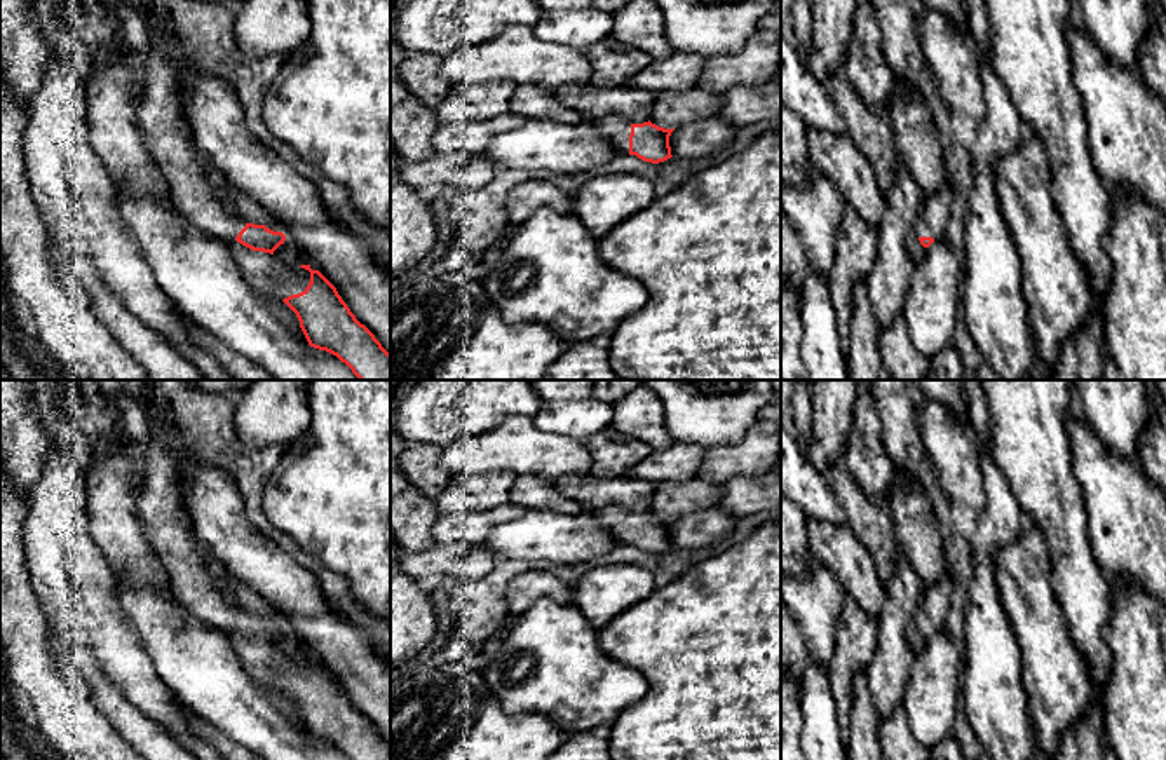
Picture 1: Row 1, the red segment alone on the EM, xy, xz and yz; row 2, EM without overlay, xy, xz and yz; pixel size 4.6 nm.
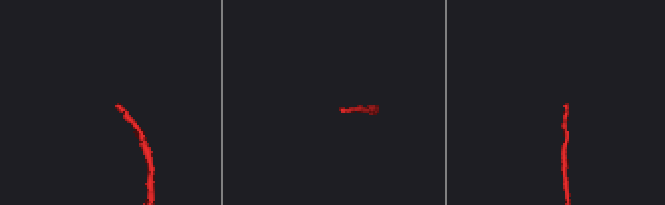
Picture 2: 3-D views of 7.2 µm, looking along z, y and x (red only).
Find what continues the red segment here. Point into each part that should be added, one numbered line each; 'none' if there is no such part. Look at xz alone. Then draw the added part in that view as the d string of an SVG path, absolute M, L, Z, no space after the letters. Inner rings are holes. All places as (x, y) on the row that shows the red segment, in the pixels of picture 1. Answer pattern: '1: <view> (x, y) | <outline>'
1: xz (616, 129) | M607 115L589 122L612 141L619 155L629 155L631 122L622 120L615 115Z

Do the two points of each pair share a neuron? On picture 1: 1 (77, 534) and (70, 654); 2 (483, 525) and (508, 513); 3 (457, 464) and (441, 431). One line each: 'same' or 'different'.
1: different
2: same
3: different

